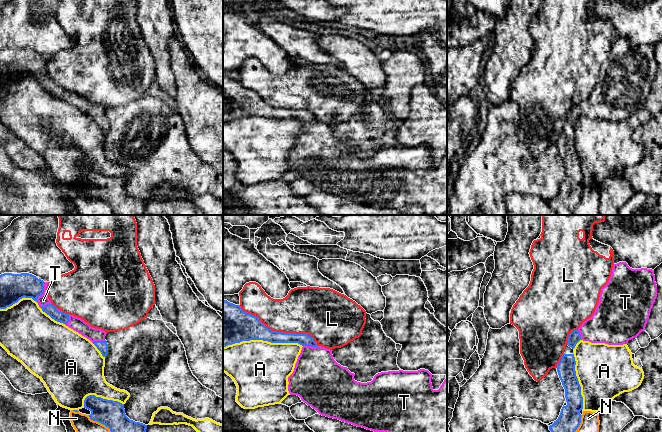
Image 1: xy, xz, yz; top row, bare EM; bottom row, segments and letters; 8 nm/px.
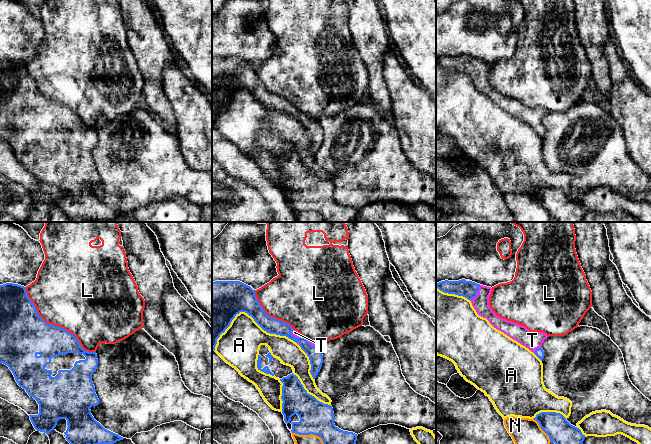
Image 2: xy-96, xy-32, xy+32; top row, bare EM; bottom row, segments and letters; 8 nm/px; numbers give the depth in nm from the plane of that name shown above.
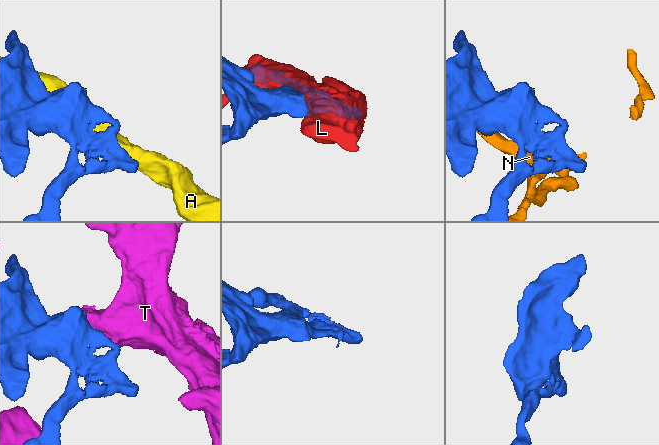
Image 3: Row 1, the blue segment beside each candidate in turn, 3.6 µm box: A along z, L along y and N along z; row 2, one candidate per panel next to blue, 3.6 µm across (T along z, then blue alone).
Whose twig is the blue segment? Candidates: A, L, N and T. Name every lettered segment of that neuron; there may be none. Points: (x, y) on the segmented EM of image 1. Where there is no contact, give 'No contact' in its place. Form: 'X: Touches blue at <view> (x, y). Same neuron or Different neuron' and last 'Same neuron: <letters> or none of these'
A: Touches blue at xz (262, 339). Different neuron
L: Touches blue at xz (279, 332). Different neuron
N: Touches blue at xy (99, 422). Different neuron
T: Touches blue at xy (40, 295). Same neuron
Same neuron: T

